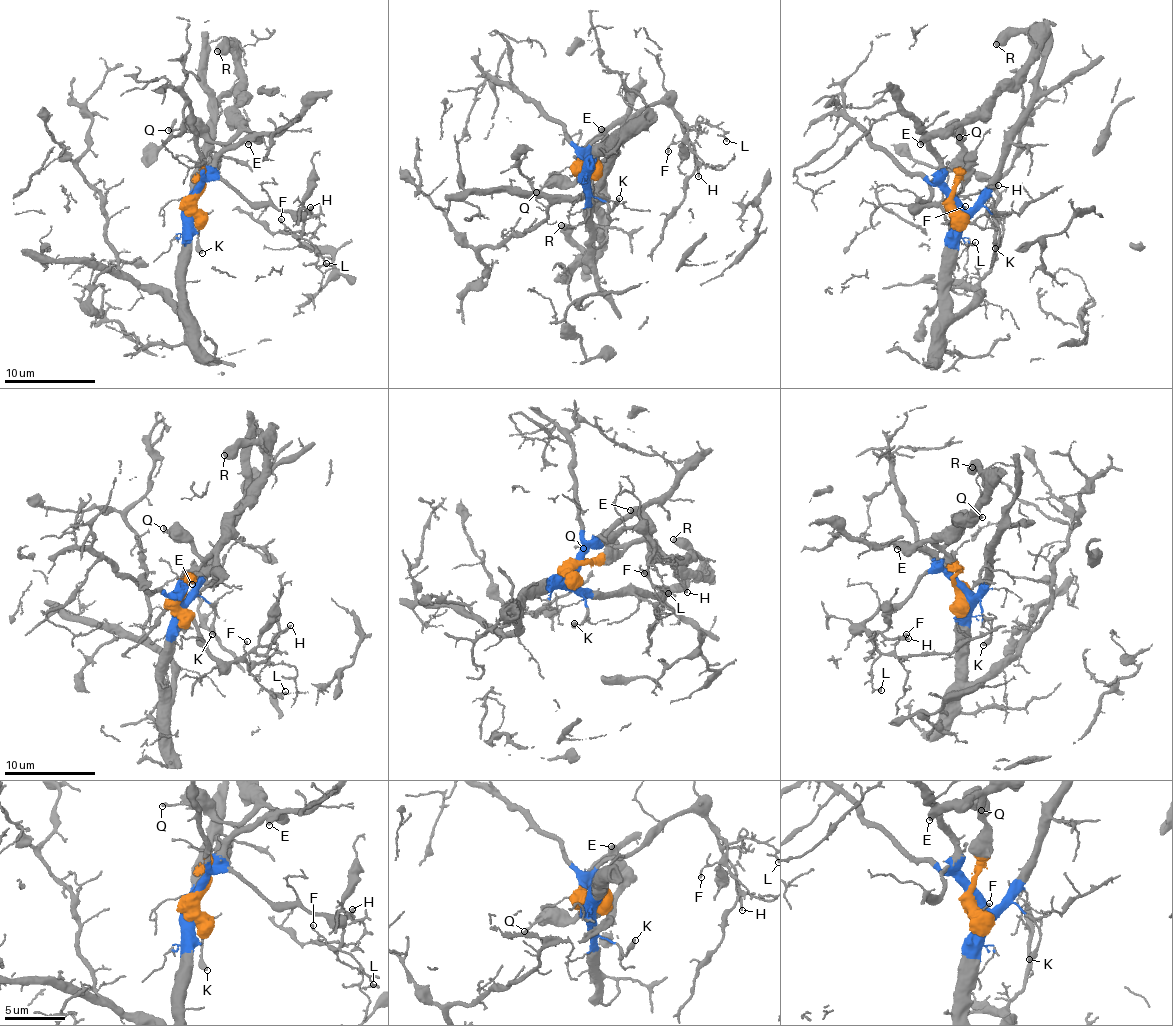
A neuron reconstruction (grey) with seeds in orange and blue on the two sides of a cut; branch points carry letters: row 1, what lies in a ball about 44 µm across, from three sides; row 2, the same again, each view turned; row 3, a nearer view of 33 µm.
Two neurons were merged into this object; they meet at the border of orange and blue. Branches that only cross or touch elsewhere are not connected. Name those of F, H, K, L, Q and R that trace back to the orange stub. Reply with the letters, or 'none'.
Q, R

